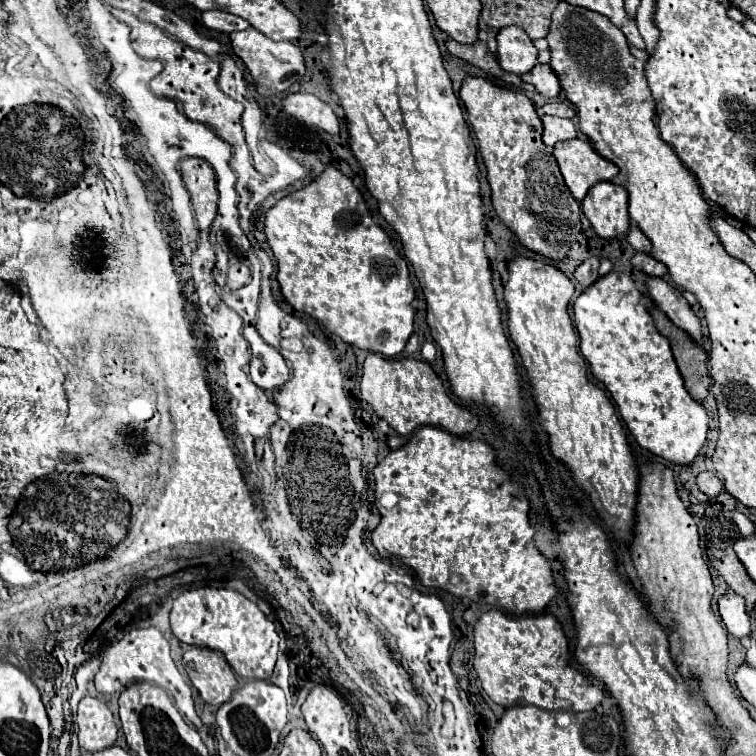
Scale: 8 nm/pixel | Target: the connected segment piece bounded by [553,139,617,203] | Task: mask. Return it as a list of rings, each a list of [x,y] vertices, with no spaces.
[[[585,139],[561,141],[553,147],[553,155],[559,163],[565,185],[579,203],[595,183],[611,181],[617,175],[617,167],[599,157],[593,145]]]

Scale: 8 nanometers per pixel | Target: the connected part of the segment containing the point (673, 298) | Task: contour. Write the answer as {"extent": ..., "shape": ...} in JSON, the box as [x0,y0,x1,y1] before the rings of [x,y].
{"extent":[647,277,709,351],"shape":[[[647,277],[647,287],[649,287],[649,295],[657,303],[657,307],[679,329],[683,329],[703,351],[709,351],[709,345],[707,345],[707,341],[703,337],[703,331],[701,331],[701,323],[695,317],[695,313],[691,311],[689,303],[681,297],[681,293],[677,289],[669,287],[663,279],[653,279],[653,277]]]}

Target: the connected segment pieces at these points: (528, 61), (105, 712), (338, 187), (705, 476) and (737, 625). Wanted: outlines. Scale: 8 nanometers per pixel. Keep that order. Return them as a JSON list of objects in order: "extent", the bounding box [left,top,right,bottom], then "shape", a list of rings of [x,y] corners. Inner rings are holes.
[{"extent":[497,27,537,75],"shape":[[[505,27],[497,35],[497,61],[507,73],[523,75],[537,65],[537,49],[519,27]]]},{"extent":[73,697,117,751],"shape":[[[85,697],[79,701],[73,723],[79,729],[79,745],[85,751],[101,751],[115,745],[117,725],[109,707],[97,697]]]},{"extent":[265,167,415,357],"shape":[[[327,167],[319,177],[315,177],[307,187],[283,197],[281,201],[277,201],[275,207],[271,207],[265,215],[265,235],[267,235],[267,241],[269,241],[269,247],[273,251],[273,255],[277,257],[277,281],[279,281],[279,287],[281,287],[281,293],[283,297],[287,299],[287,303],[297,309],[297,311],[303,311],[303,313],[309,313],[311,317],[315,317],[317,321],[321,321],[323,325],[327,325],[327,329],[335,335],[339,335],[345,343],[349,345],[355,345],[363,351],[377,351],[385,357],[395,357],[399,355],[405,345],[407,345],[407,339],[411,337],[413,333],[413,307],[411,307],[411,301],[415,297],[415,291],[413,291],[413,285],[411,285],[411,279],[409,279],[409,269],[407,269],[407,261],[393,249],[391,245],[391,239],[387,237],[387,233],[373,223],[369,211],[367,211],[367,205],[363,201],[363,195],[357,191],[357,187],[353,185],[353,181],[343,175],[339,169],[335,167]]]},{"extent":[697,471,723,497],"shape":[[[703,471],[697,475],[697,487],[707,497],[717,497],[723,491],[723,481],[713,471]]]},{"extent":[717,591,751,639],"shape":[[[729,591],[729,593],[719,597],[717,605],[719,605],[719,615],[721,615],[723,623],[733,637],[741,639],[741,637],[747,637],[751,633],[749,615],[745,613],[745,603],[743,603],[741,595]]]}]

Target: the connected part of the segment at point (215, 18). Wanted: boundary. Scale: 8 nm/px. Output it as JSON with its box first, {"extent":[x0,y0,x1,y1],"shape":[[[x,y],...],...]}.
{"extent":[203,11,249,33],"shape":[[[205,11],[203,13],[203,23],[209,29],[223,31],[223,33],[233,33],[233,31],[243,31],[249,27],[249,23],[237,15],[231,15],[227,11]]]}

